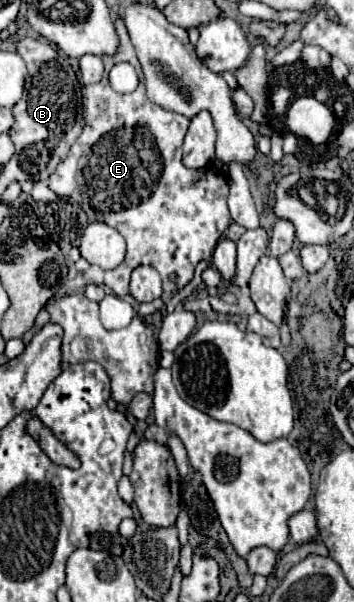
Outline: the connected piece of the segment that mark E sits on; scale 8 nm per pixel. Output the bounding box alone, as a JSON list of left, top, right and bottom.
[47,19,231,297]

